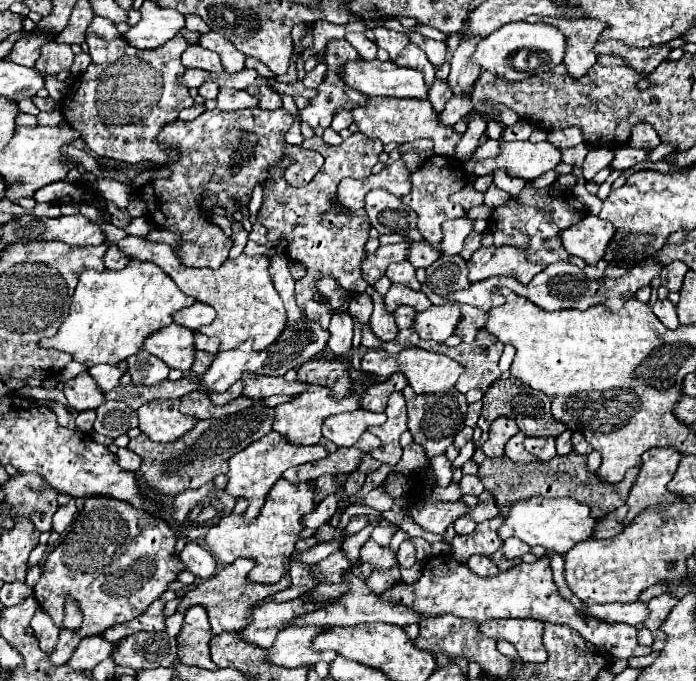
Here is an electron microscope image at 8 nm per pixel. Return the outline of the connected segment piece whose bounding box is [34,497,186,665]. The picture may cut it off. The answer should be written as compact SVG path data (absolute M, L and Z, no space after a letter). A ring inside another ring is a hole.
M88 497L70 533L42 563L42 577L34 585L36 601L62 629L50 661L56 665L68 663L84 637L102 635L106 629L144 613L184 569L184 563L176 555L176 535L164 519L156 519L120 499ZM66 595L74 597L82 609L84 623L78 631L62 627Z

